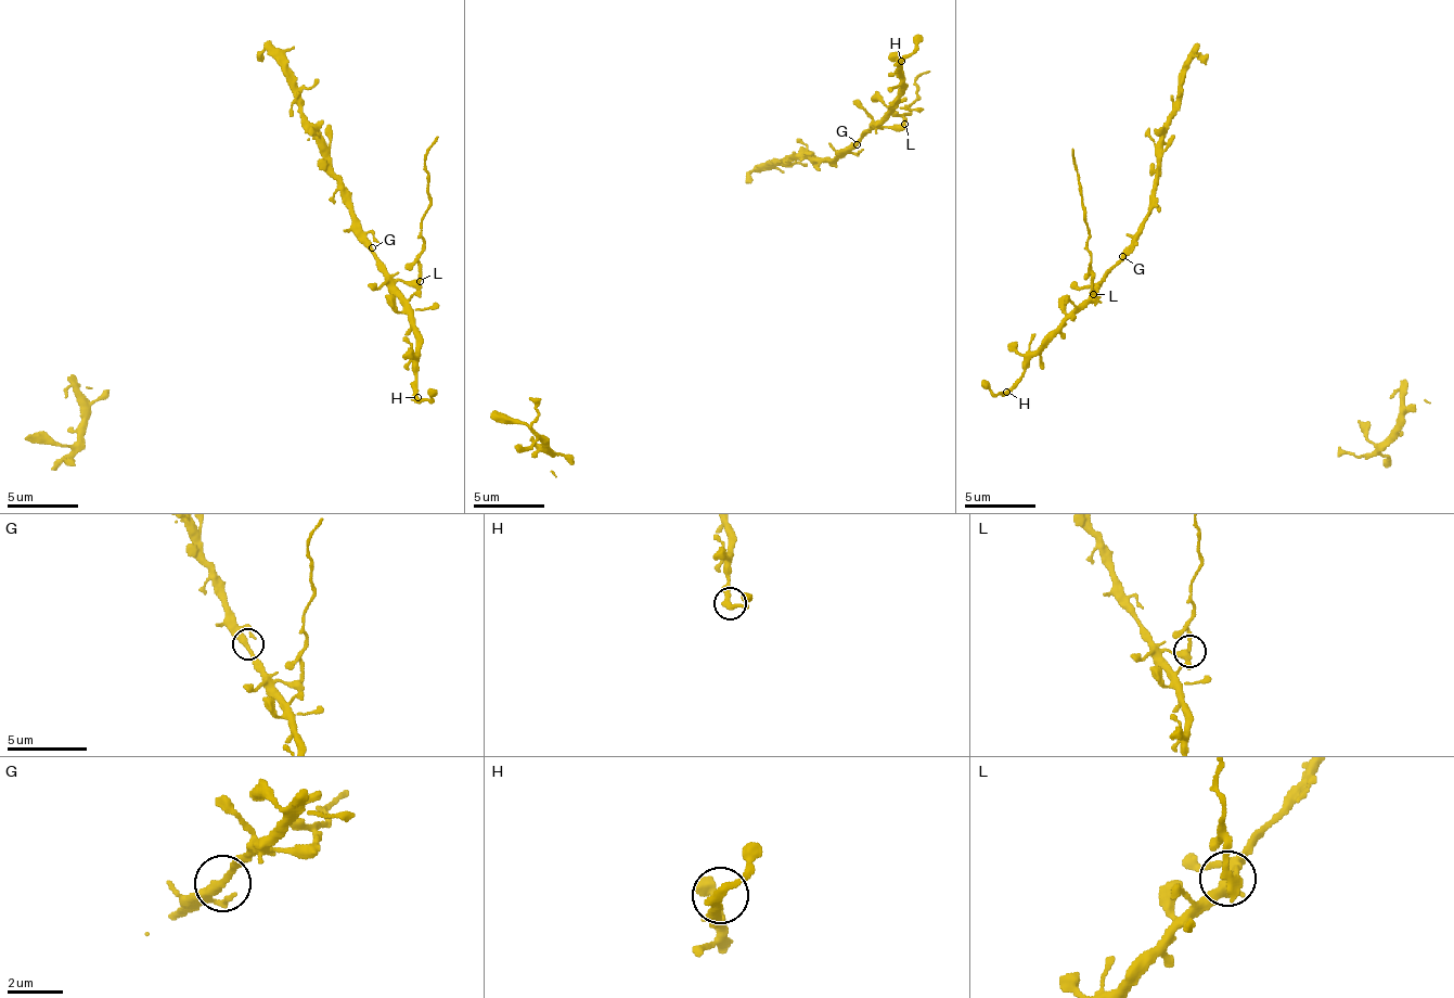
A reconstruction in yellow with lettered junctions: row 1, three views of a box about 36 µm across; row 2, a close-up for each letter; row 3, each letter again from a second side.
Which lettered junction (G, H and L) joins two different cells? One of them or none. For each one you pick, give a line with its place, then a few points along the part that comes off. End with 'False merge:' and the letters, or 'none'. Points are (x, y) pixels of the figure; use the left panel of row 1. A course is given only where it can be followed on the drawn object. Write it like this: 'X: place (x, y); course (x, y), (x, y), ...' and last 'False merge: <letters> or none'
L: place (420, 281); course (421, 282), (427, 190), (424, 153), (438, 137)
False merge: L

